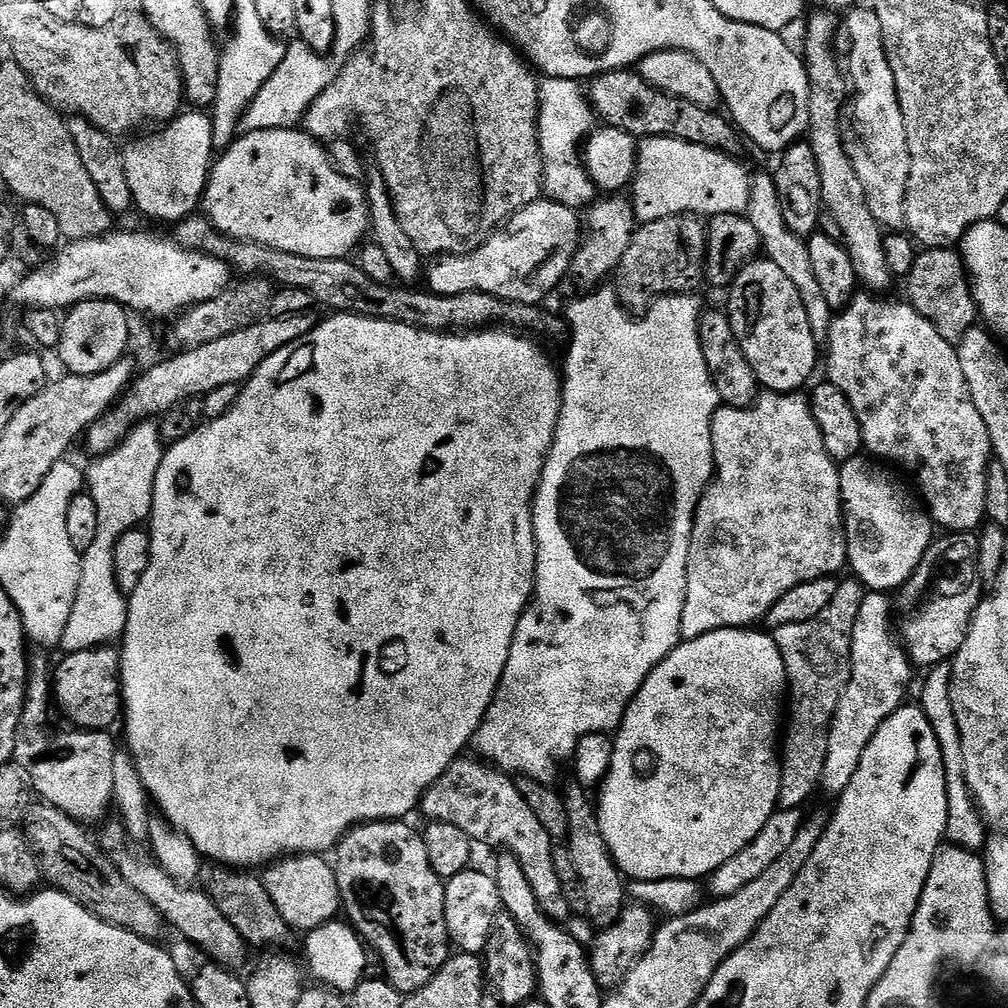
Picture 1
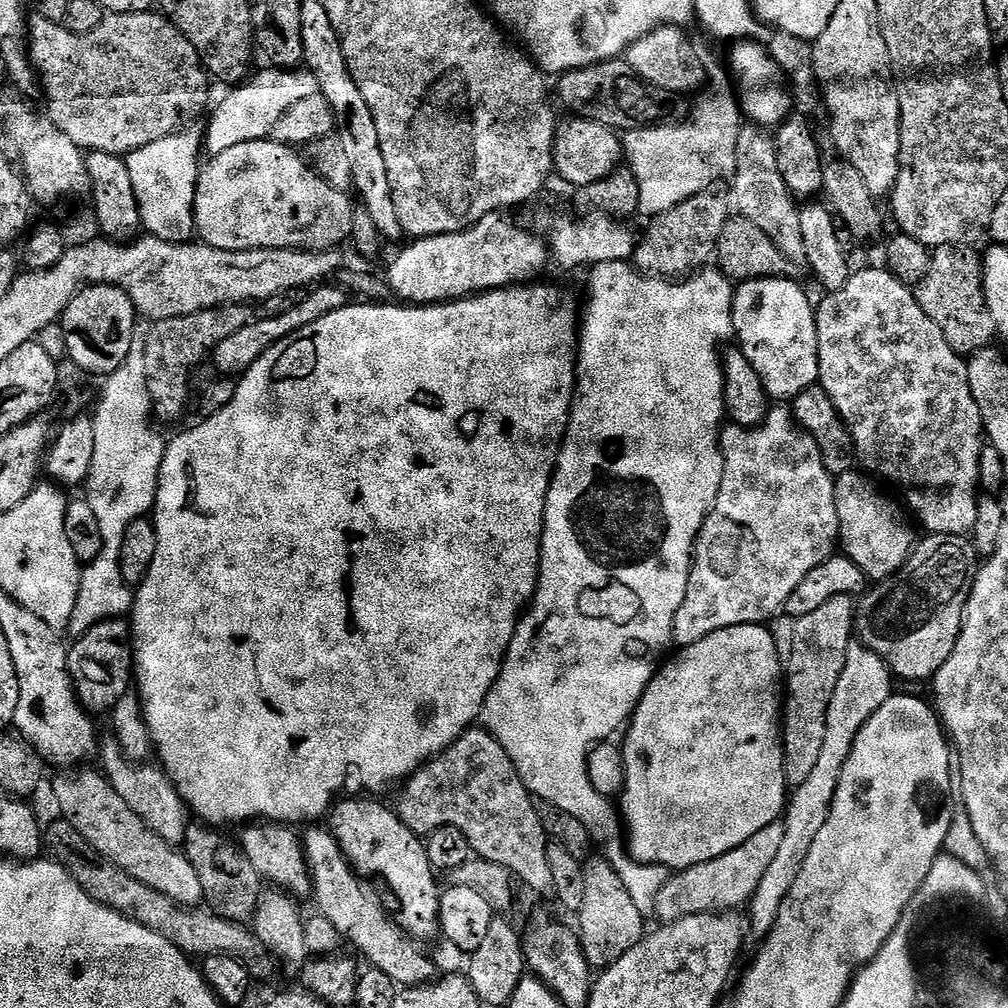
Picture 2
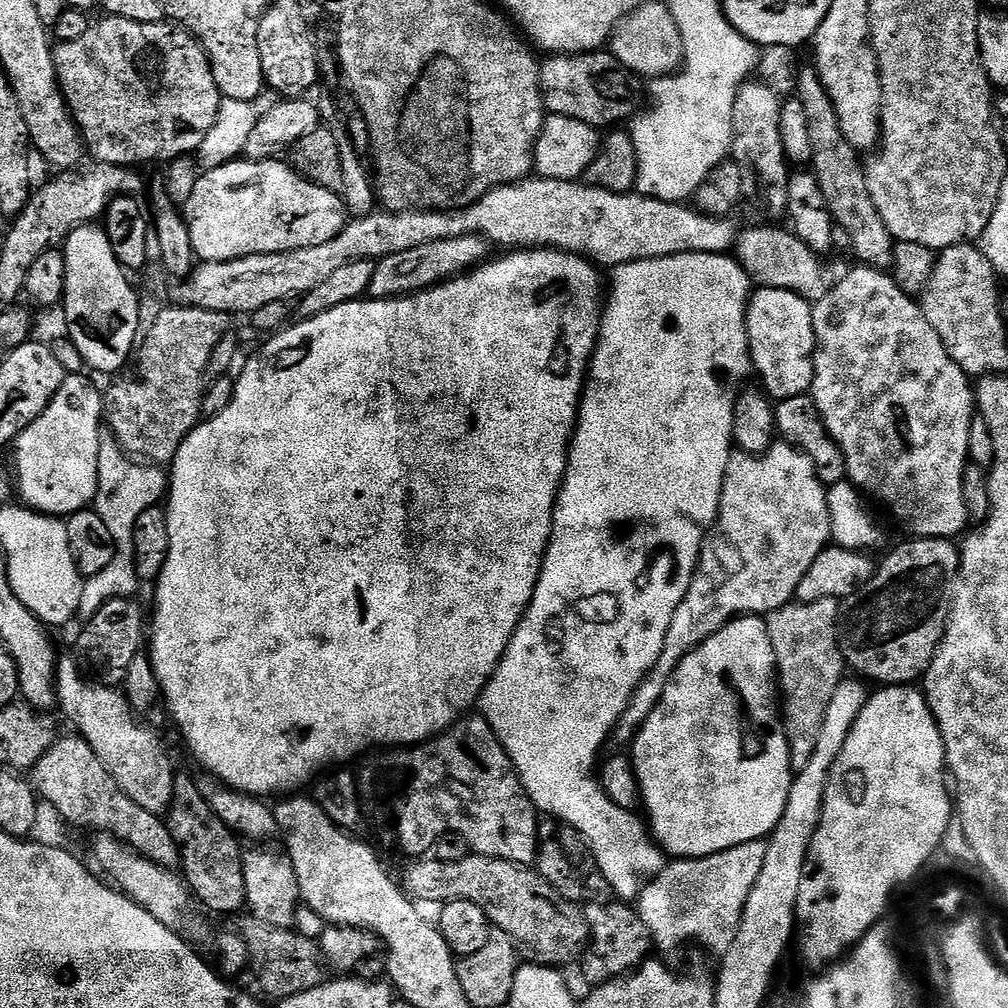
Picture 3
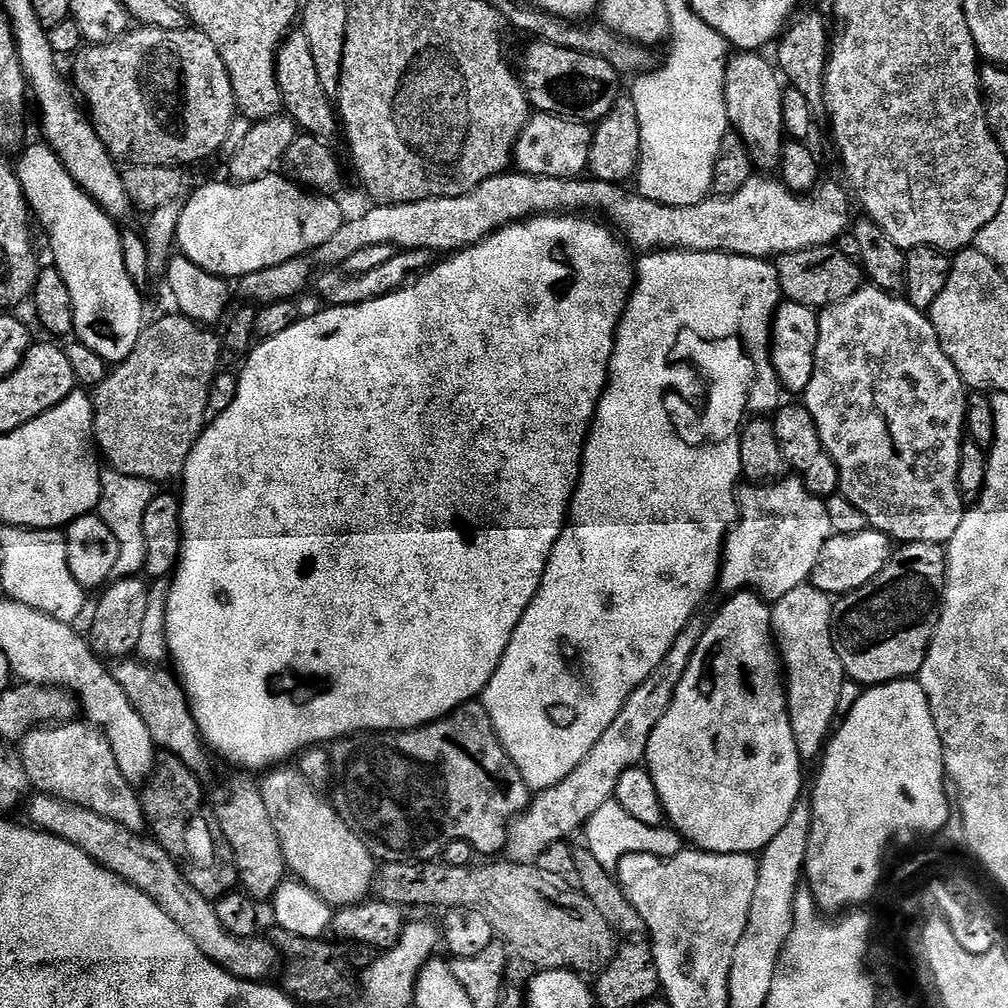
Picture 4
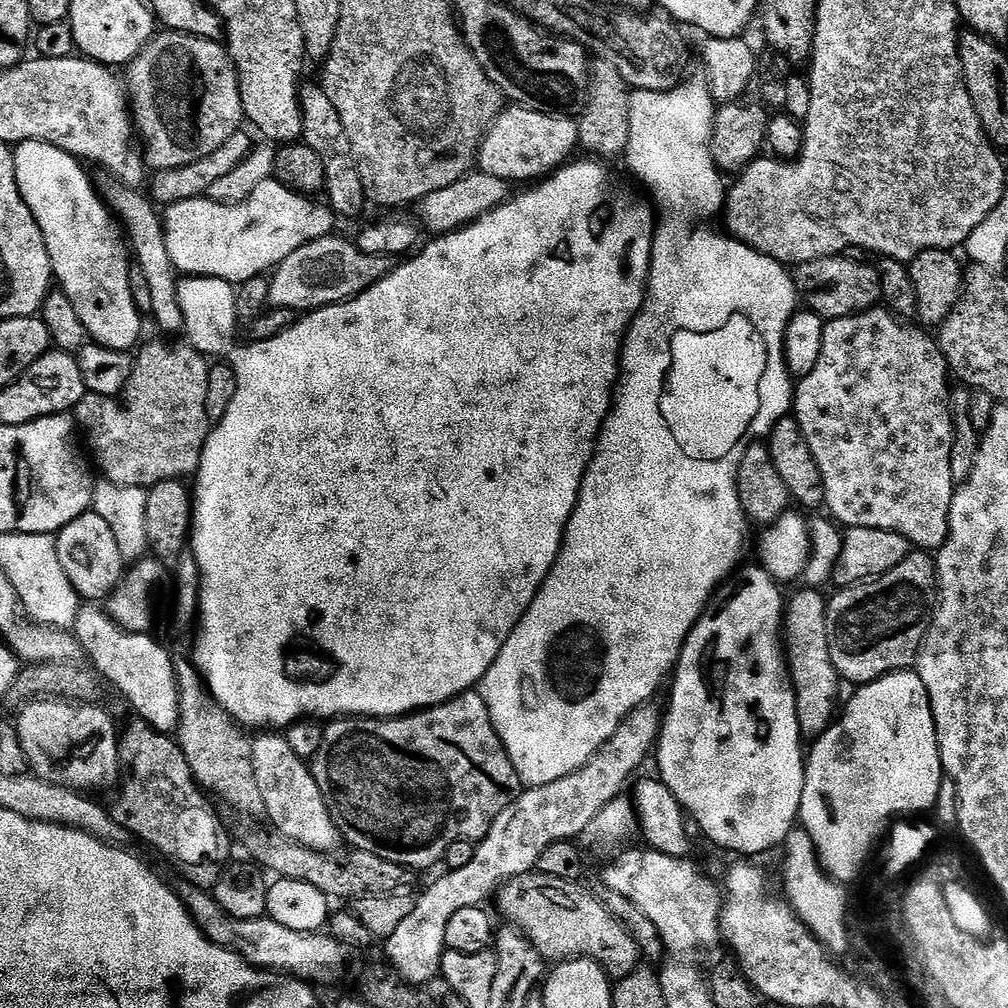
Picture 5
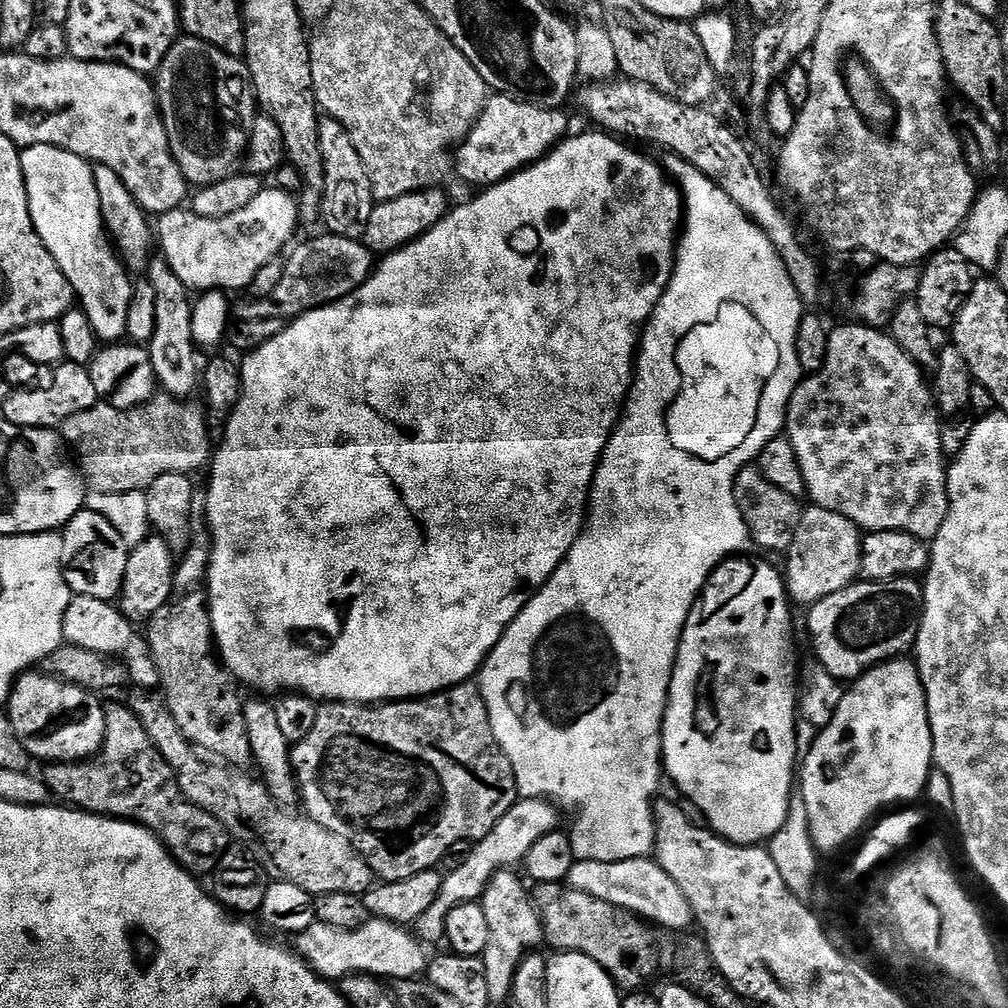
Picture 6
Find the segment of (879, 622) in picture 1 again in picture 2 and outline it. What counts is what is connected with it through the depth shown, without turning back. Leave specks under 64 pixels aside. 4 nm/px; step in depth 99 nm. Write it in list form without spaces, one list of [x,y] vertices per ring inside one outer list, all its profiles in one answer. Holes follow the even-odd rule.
[[[859,642],[849,646],[842,678],[838,680],[834,698],[830,698],[822,754],[818,754],[818,763],[814,766],[810,778],[806,778],[806,782],[802,782],[802,786],[795,789],[787,801],[782,817],[786,835],[781,849],[778,850],[778,858],[774,858],[774,863],[766,870],[766,875],[750,901],[750,932],[753,937],[767,936],[774,926],[778,912],[782,910],[782,902],[790,894],[790,886],[794,886],[794,878],[798,878],[798,870],[802,870],[802,862],[806,862],[810,846],[814,846],[814,838],[818,838],[822,826],[826,826],[826,818],[830,818],[834,794],[838,790],[846,758],[850,758],[850,752],[862,726],[866,726],[872,715],[894,695],[892,683],[892,671],[886,666],[886,662],[882,662],[882,658],[878,658],[878,654],[874,654]]]

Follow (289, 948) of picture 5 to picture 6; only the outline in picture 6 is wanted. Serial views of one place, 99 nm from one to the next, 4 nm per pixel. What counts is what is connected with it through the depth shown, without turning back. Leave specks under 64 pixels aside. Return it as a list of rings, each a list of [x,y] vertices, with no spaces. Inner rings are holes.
[[[375,918],[358,926],[358,930],[338,930],[335,926],[313,922],[310,927],[295,933],[294,940],[296,955],[329,982],[339,982],[349,974],[359,972],[388,982],[414,980],[427,973],[430,959],[430,952],[424,949],[427,947],[407,927]]]

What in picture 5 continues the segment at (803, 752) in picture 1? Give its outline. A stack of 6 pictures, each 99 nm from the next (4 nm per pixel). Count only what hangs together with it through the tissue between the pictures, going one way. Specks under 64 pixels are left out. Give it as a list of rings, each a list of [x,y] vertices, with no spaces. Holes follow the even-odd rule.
[[[805,587],[803,591],[794,593],[792,600],[790,596],[787,601],[782,625],[782,643],[788,672],[792,675],[792,689],[796,691],[801,737],[819,738],[834,723],[834,713],[837,711],[836,695],[840,692],[842,681],[836,673],[834,658],[830,658],[830,638],[826,630],[828,600],[823,596],[825,593],[809,587]]]

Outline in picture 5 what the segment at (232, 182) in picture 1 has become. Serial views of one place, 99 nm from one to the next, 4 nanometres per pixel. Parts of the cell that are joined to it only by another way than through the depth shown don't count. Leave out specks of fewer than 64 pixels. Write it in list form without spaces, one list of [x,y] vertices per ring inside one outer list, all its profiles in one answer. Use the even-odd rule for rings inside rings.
[[[273,178],[262,182],[262,186],[258,186],[258,190],[250,194],[250,198],[246,198],[246,202],[219,204],[213,200],[201,198],[167,205],[162,219],[166,247],[173,260],[173,266],[185,277],[209,276],[224,280],[225,285],[228,286],[239,286],[245,284],[250,278],[271,273],[277,264],[290,258],[294,250],[323,236],[333,235],[335,228],[332,227],[338,223],[337,217],[327,203],[315,204],[315,202],[315,199],[288,189]]]

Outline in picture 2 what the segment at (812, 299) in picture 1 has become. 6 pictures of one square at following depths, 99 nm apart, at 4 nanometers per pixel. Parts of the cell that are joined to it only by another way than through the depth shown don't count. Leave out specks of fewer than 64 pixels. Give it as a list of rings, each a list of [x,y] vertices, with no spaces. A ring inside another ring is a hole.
[[[751,122],[741,127],[736,151],[736,170],[732,182],[731,195],[734,197],[735,211],[750,222],[754,222],[754,226],[759,226],[765,232],[766,238],[770,238],[770,242],[774,242],[774,246],[782,250],[789,265],[807,265],[806,245],[802,238],[801,205],[786,186],[786,178],[779,169],[778,150],[771,131]]]

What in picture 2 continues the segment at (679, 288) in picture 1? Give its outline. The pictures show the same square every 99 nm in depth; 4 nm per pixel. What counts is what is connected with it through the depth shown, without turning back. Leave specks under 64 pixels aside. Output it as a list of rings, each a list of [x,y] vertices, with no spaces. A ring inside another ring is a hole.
[[[716,190],[700,192],[693,197],[666,210],[651,221],[652,226],[639,239],[634,249],[634,264],[645,276],[661,278],[687,278],[711,265],[716,256],[716,247],[720,241],[722,230],[730,219],[730,200],[727,195],[719,196]]]

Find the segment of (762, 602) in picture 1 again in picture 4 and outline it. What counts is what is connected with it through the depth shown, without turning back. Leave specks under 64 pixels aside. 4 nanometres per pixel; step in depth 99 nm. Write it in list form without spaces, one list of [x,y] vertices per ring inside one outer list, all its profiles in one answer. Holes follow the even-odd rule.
[[[795,474],[748,487],[752,488],[741,487],[738,492],[738,519],[724,542],[718,588],[724,594],[747,590],[774,602],[794,586],[811,581],[818,553],[834,534],[830,514],[827,503],[810,494]],[[693,622],[678,634],[674,646],[658,662],[658,670],[626,698],[626,706],[622,706],[622,714],[610,722],[606,734],[594,742],[594,750],[578,762],[578,766],[558,786],[550,786],[544,792],[535,793],[531,797],[528,808],[521,816],[517,816],[508,828],[507,859],[513,864],[535,864],[536,859],[546,850],[546,846],[567,841],[581,831],[588,819],[606,802],[613,799],[618,786],[618,778],[626,774],[626,770],[637,767],[644,760],[650,742],[650,734],[654,734],[654,726],[662,722],[666,710],[670,710],[670,702],[674,702],[674,694],[678,690],[678,682],[682,682],[684,668],[690,662],[694,650],[698,646],[705,625]]]

